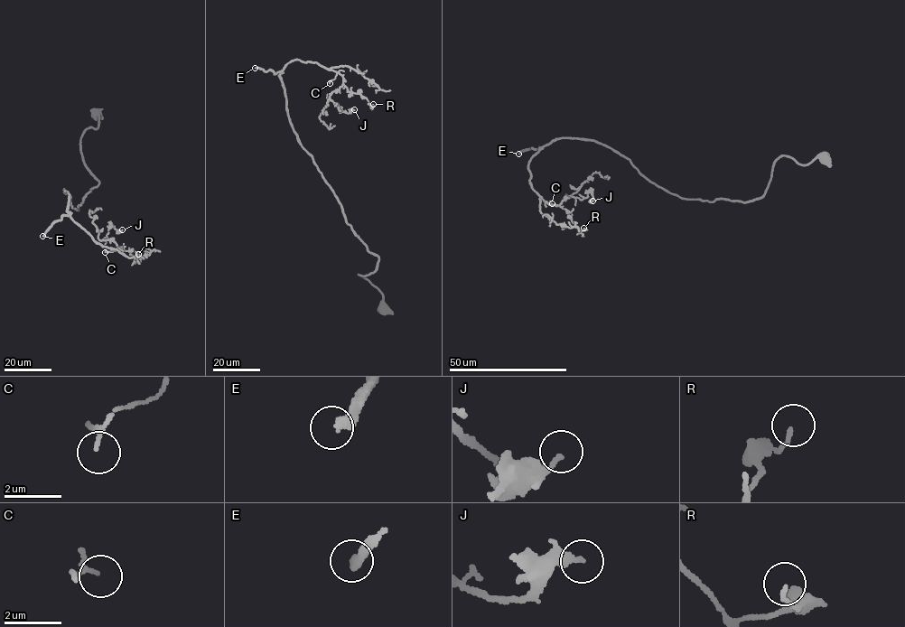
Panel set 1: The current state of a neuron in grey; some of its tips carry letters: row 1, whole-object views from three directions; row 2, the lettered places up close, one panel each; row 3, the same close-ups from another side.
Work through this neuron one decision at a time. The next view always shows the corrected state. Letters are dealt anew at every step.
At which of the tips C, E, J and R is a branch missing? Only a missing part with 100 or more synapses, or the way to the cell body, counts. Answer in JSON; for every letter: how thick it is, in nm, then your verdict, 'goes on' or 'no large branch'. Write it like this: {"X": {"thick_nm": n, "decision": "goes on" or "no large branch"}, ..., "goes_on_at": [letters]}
{"C": {"thick_nm": 90, "decision": "no large branch"}, "E": {"thick_nm": 280, "decision": "goes on"}, "J": {"thick_nm": 190, "decision": "no large branch"}, "R": {"thick_nm": 120, "decision": "no large branch"}, "goes_on_at": ["E"]}

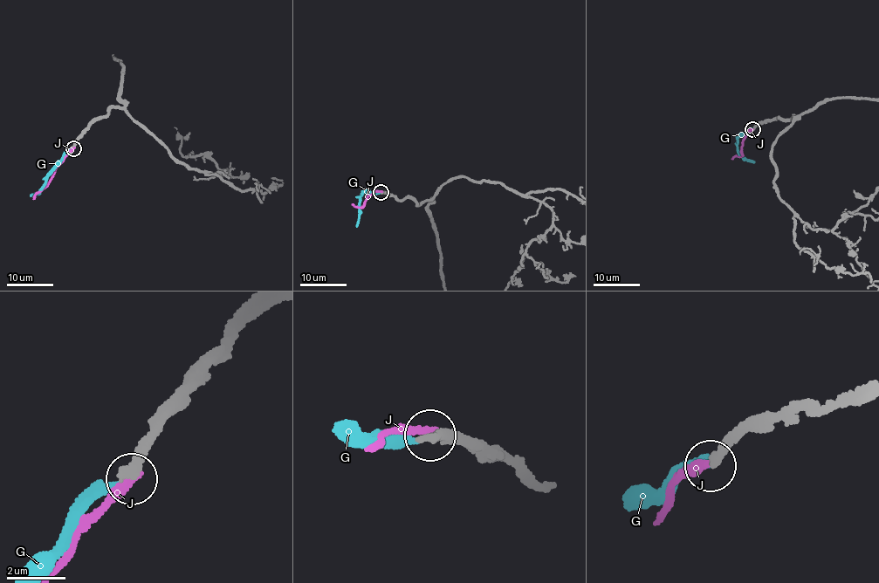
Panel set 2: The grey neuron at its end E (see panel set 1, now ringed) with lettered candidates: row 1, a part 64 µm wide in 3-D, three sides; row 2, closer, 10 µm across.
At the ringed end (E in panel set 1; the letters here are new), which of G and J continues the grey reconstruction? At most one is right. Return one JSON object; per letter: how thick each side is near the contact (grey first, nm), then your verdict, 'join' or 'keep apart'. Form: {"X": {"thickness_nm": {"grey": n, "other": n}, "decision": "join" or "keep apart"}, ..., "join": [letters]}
{"G": {"thickness_nm": {"grey": 300, "other": 280}, "decision": "keep apart"}, "J": {"thickness_nm": {"grey": 360, "other": 260}, "decision": "keep apart"}, "join": []}

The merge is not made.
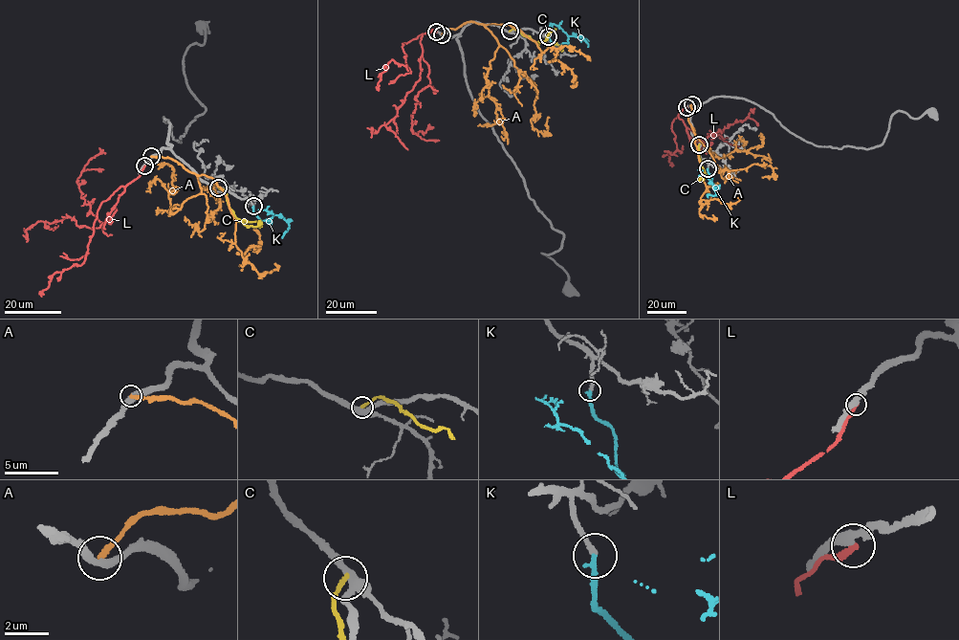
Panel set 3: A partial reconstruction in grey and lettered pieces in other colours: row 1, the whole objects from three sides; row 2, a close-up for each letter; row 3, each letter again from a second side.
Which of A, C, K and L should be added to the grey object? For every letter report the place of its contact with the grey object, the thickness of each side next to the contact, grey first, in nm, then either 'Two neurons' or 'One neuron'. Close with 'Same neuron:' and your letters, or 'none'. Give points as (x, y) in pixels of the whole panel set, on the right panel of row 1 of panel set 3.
A: Touches grey at (692, 104). Thickness 360 nm (grey) against 240 nm. Two neurons
C: Touches grey at (699, 144). Thickness 320 nm (grey) against 200 nm. Two neurons
K: Touches grey at (708, 168). Thickness 200 nm (grey) against 240 nm. One neuron
L: Touches grey at (686, 107). Thickness 360 nm (grey) against 220 nm. Two neurons
Same neuron: K

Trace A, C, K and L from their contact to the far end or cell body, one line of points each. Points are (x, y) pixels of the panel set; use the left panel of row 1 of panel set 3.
A: (151, 156), (168, 157), (216, 182), (235, 222), (235, 243), (249, 262), (244, 253), (260, 244), (253, 230)
C: (218, 187), (225, 191), (228, 205), (234, 215), (249, 222), (257, 221), (259, 228)
K: (253, 206), (254, 214), (261, 220), (270, 220), (279, 214), (288, 222), (289, 227), (282, 237)
L: (144, 166), (119, 194), (113, 207), (115, 213), (100, 222), (80, 197), (76, 181), (90, 159), (105, 153)

